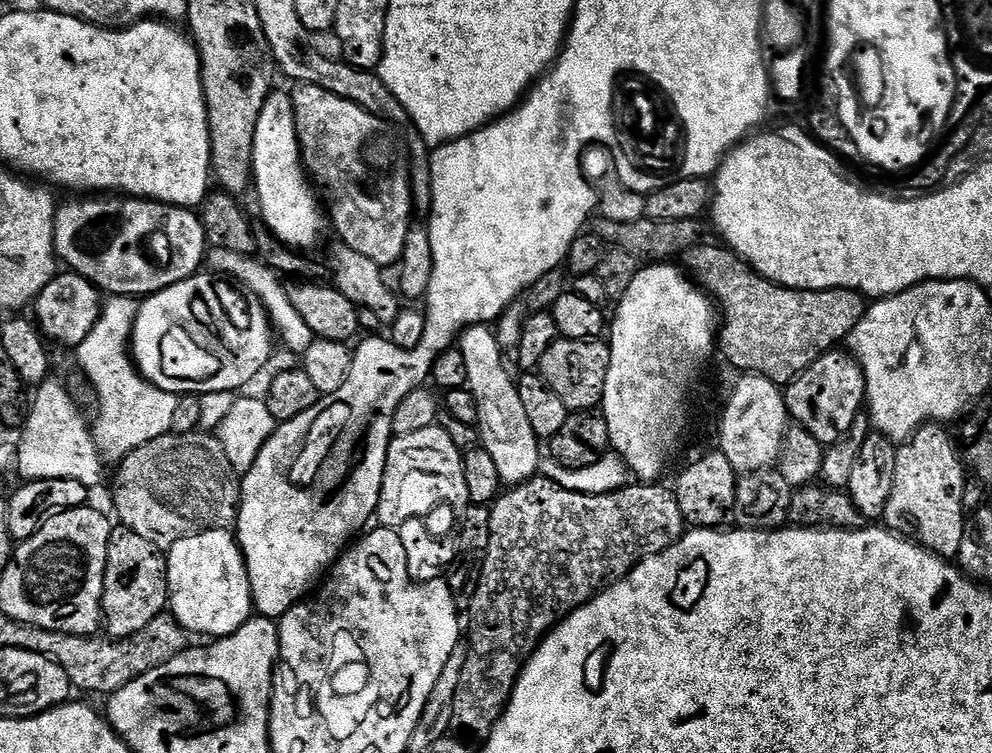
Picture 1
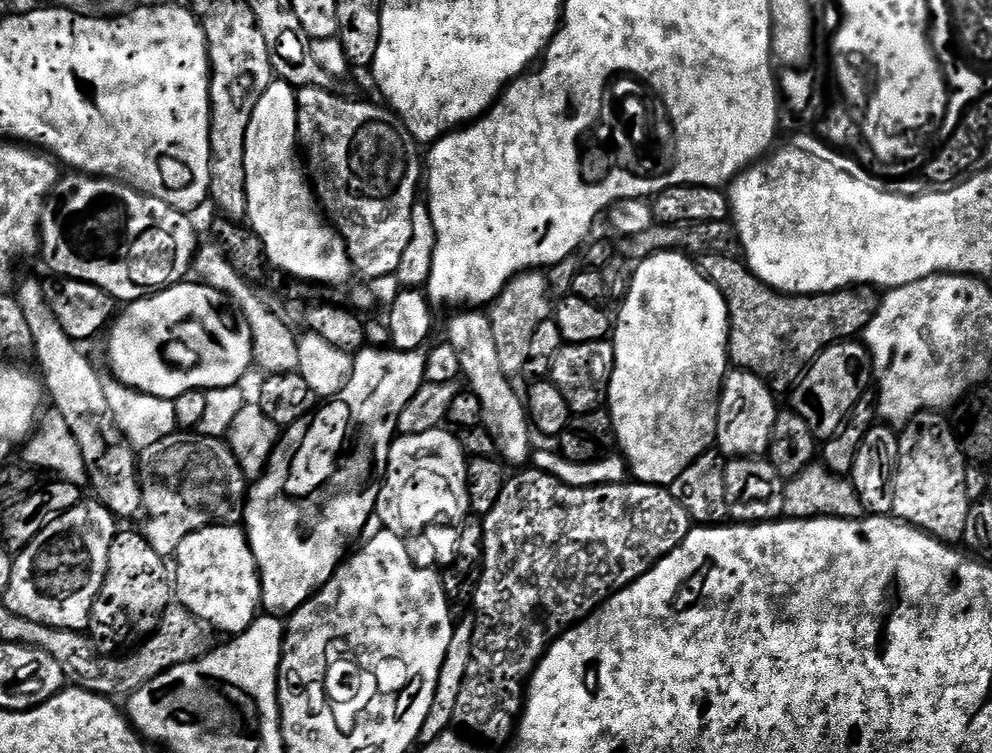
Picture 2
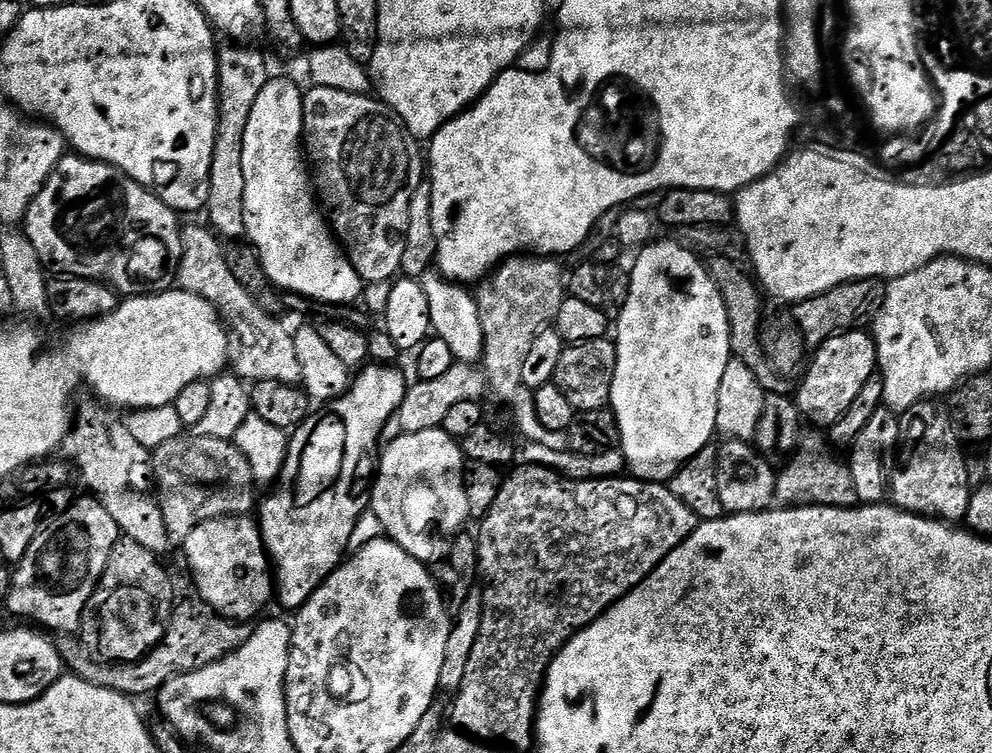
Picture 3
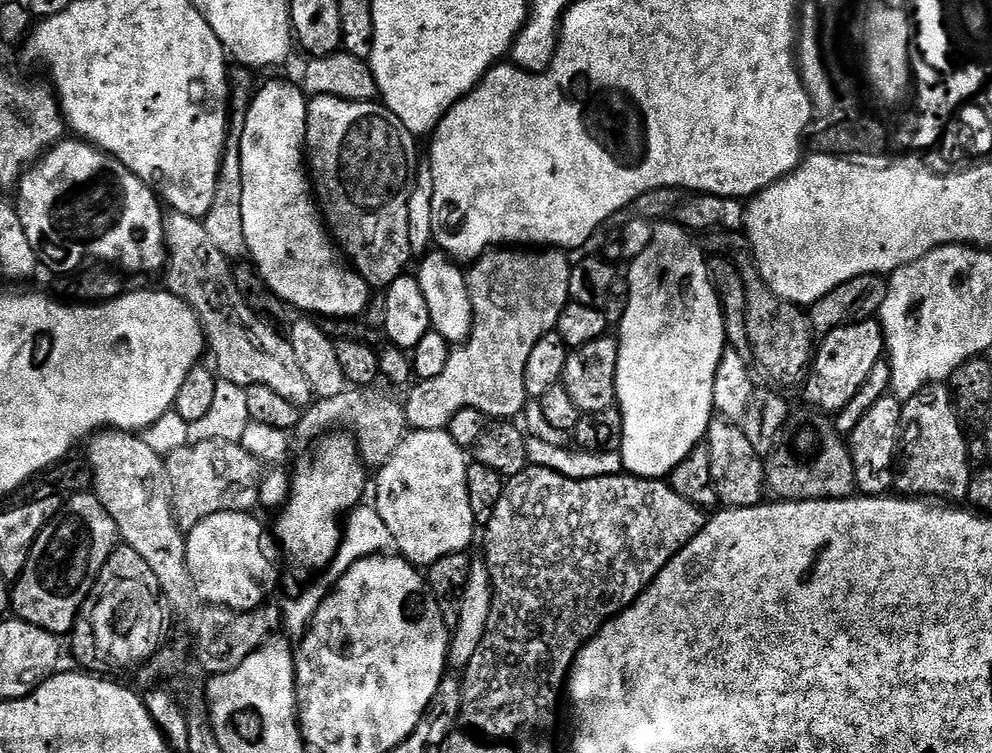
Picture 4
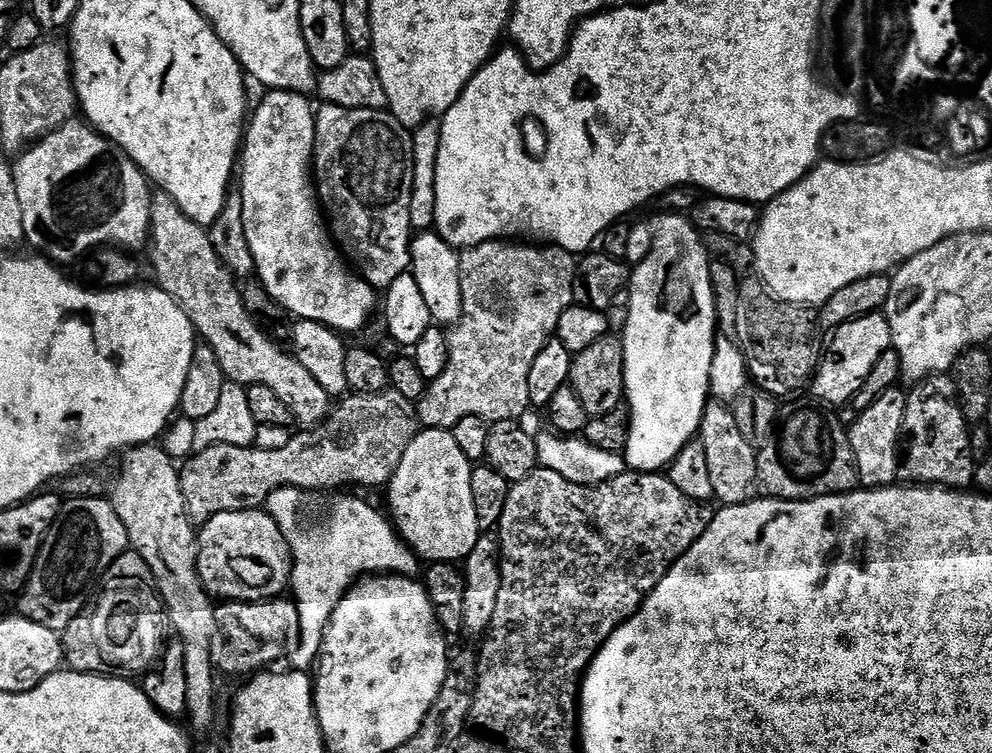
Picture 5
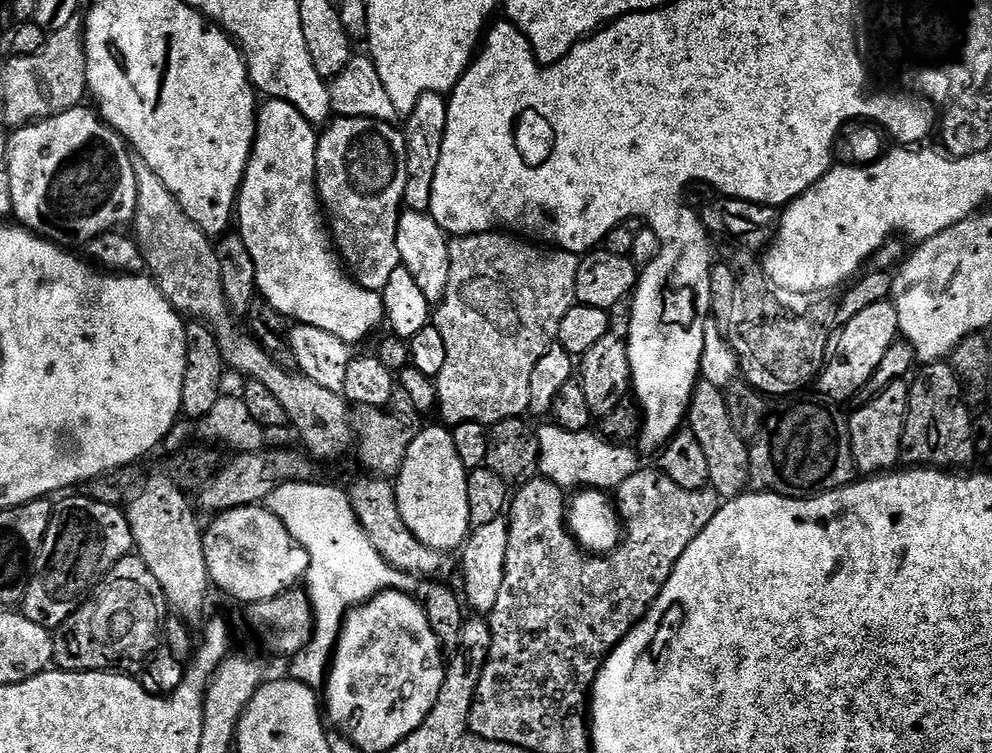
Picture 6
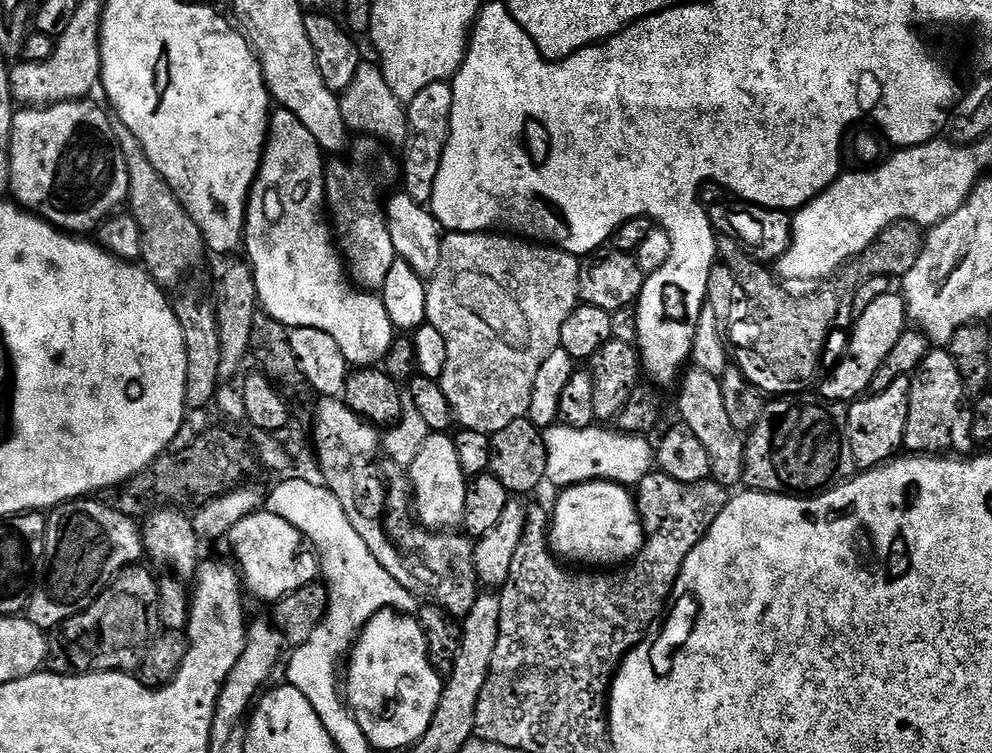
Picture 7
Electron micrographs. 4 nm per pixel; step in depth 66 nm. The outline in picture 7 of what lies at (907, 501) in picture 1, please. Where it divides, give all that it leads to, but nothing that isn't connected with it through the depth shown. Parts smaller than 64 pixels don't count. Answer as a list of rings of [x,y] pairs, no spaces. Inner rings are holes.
[[[930,350],[912,376],[912,385],[908,395],[908,417],[904,448],[912,454],[968,454],[973,451],[971,438],[972,408],[966,399],[962,374],[954,366],[954,358],[947,350]]]

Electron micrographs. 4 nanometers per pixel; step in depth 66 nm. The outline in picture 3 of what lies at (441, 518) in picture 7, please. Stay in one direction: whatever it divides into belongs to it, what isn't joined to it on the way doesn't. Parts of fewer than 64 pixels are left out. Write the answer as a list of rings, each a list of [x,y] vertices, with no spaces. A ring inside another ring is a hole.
[[[443,427],[422,430],[421,432],[406,432],[397,435],[397,440],[387,441],[386,447],[378,457],[378,471],[376,479],[370,489],[370,510],[378,518],[383,535],[394,540],[398,546],[413,554],[422,551],[428,552],[432,544],[424,540],[432,531],[452,532],[461,531],[464,523],[470,520],[466,506],[466,490],[464,489],[464,466],[466,457],[461,445],[446,434]]]

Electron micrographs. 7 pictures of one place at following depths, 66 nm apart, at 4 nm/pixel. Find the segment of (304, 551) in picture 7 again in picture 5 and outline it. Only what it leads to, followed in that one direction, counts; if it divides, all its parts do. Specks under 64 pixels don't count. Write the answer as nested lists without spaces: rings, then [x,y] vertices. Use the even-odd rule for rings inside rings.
[[[263,510],[223,512],[199,529],[197,570],[204,590],[224,602],[271,600],[289,587],[292,553],[282,530]]]

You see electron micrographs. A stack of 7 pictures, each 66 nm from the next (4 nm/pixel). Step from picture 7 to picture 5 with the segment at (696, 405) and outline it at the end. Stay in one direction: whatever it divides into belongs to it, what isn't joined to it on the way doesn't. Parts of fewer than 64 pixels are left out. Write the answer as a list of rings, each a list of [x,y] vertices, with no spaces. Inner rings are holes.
[[[710,402],[700,423],[698,439],[706,446],[706,458],[710,479],[714,486],[714,497],[721,505],[749,504],[757,499],[760,479],[758,478],[757,449],[753,441],[747,440],[738,430],[732,408],[724,402]]]

